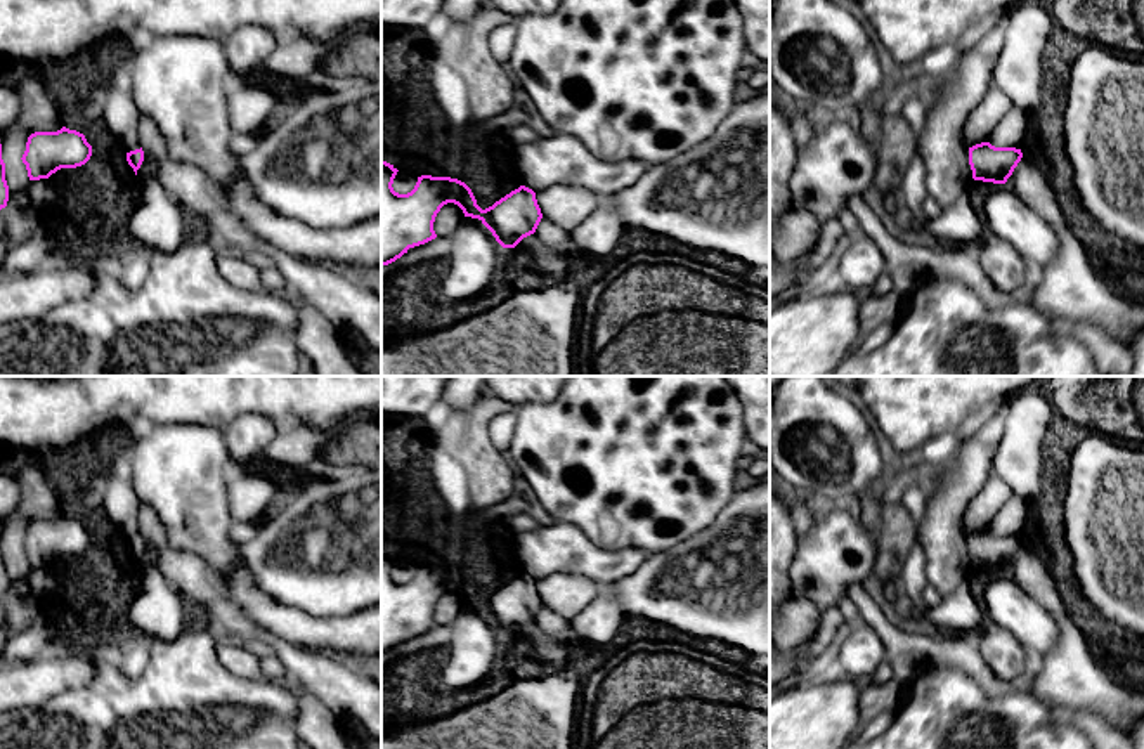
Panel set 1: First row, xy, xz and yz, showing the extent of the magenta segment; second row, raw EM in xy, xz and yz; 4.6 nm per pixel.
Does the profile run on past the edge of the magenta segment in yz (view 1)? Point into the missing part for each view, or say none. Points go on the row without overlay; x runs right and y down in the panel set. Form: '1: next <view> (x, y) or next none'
1: next none

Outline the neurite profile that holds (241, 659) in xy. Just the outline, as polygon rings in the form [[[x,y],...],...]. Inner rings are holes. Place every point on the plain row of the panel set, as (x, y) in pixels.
[[[218,636],[217,655],[220,662],[237,676],[248,680],[269,680],[260,668],[260,650],[255,647]]]

